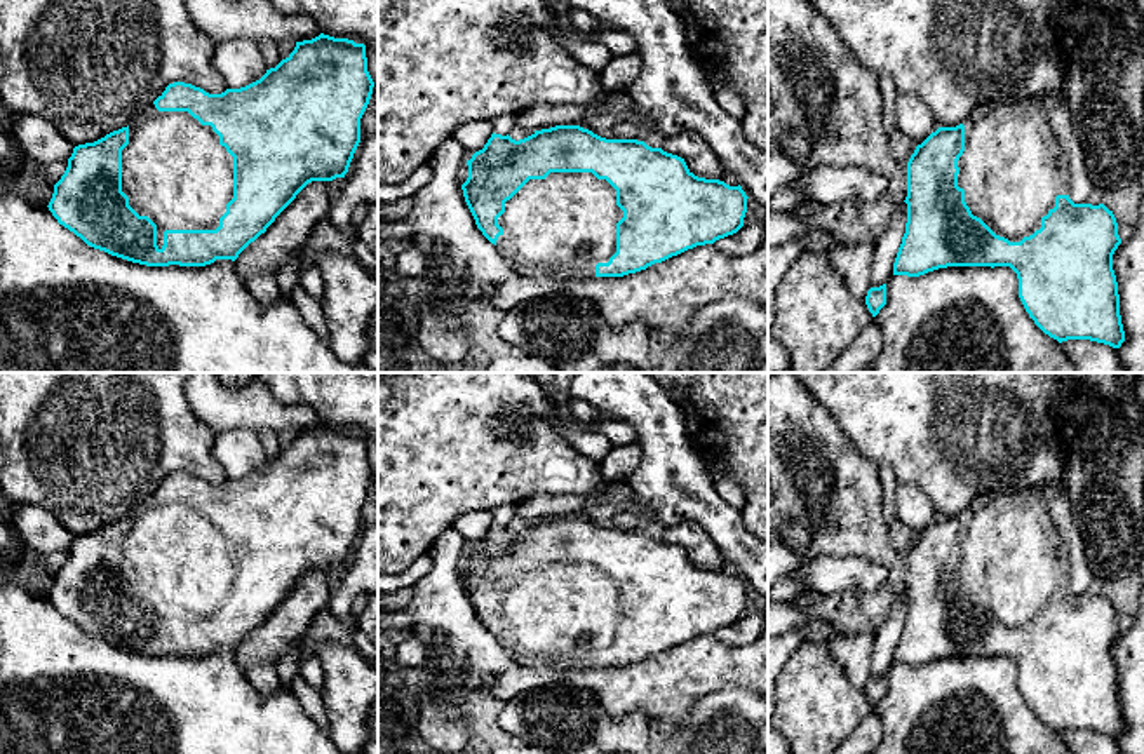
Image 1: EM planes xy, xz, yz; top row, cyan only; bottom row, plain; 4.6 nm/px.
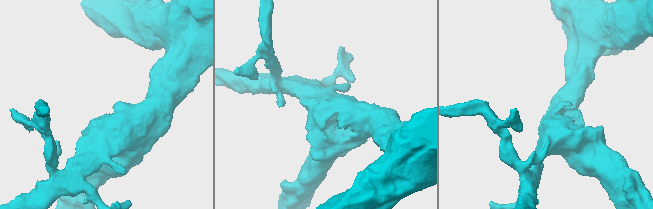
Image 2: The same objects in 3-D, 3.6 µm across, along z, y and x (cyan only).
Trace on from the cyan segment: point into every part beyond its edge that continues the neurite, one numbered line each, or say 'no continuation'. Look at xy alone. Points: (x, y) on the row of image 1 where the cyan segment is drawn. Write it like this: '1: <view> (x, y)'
1: xy (174, 171)

